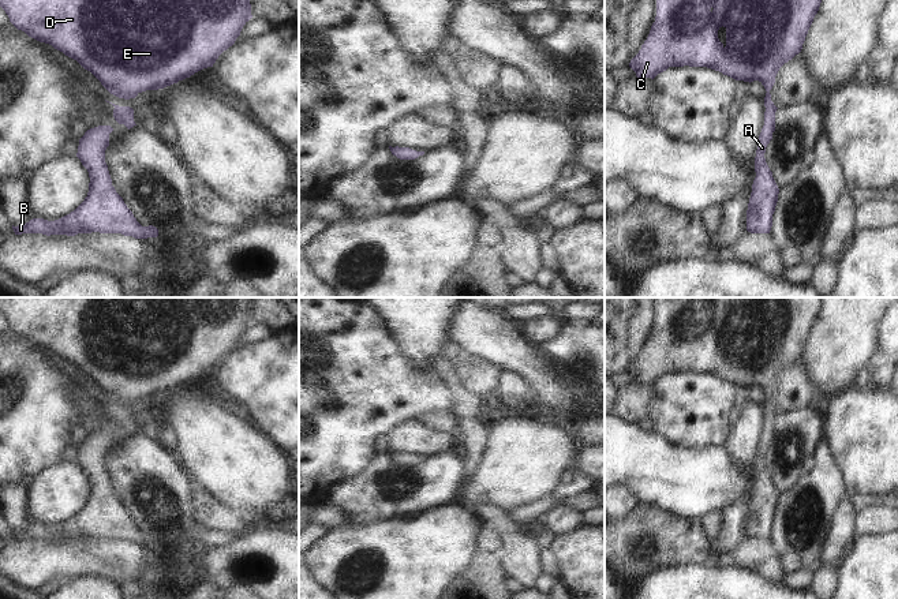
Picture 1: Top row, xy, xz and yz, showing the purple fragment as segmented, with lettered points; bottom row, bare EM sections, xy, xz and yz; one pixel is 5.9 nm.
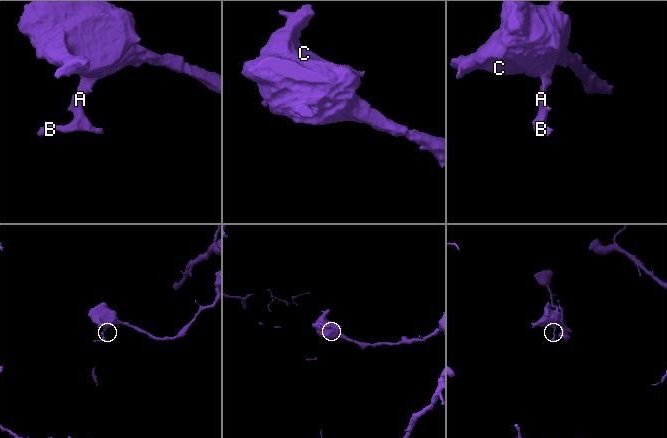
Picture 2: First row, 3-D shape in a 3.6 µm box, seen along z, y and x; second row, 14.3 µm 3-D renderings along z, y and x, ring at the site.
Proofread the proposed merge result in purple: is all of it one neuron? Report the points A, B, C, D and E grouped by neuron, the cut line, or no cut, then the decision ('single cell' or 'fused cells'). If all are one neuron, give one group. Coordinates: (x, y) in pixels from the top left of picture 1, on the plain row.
A B C D E | no cut | single cell

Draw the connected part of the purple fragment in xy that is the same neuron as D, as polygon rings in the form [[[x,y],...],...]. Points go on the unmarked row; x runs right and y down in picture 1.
[[[0,297],[0,312],[18,336],[76,366],[124,405],[213,372],[252,323],[248,297]]]

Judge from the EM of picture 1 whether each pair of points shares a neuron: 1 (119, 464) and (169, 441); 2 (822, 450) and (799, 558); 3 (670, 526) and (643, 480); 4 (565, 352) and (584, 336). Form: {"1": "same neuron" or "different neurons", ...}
{"1": "different neurons", "2": "same neuron", "3": "different neurons", "4": "same neuron"}

